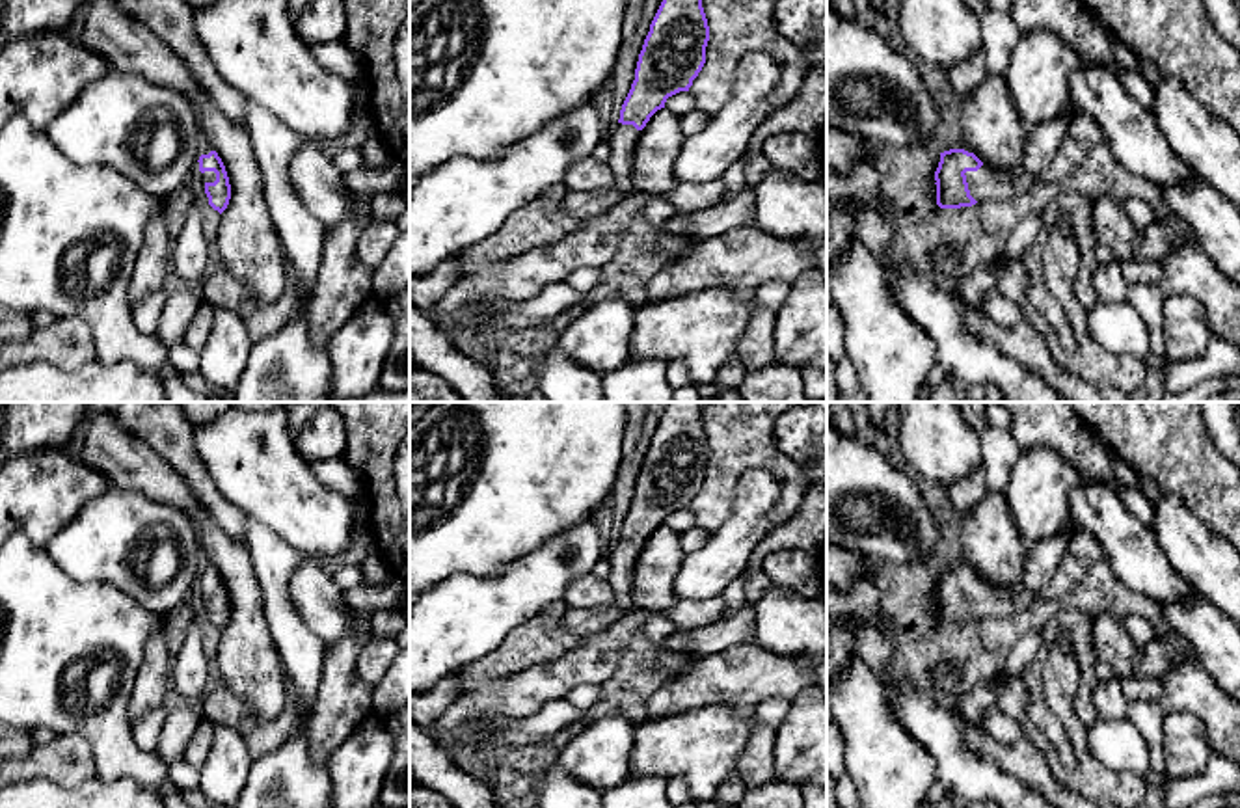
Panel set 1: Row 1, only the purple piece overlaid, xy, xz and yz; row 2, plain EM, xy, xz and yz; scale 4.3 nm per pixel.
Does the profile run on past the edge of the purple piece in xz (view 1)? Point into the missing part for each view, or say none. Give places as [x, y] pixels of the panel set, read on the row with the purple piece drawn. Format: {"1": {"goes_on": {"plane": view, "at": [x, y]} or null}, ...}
{"1": {"goes_on": {"plane": "xz", "at": [622, 142]}}}

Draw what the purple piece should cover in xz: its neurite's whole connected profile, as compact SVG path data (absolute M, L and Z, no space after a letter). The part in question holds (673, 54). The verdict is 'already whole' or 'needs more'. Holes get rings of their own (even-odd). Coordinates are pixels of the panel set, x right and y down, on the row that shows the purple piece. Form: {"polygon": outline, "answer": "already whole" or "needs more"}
{"polygon": "M663 0L639 54L635 80L622 104L618 127L605 141L611 147L607 166L614 186L603 190L568 190L562 209L590 220L633 192L633 155L650 117L665 108L668 97L689 91L706 63L709 26L702 0Z", "answer": "needs more"}

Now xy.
{"polygon": "M207 149L197 162L209 205L222 214L231 199L231 184L225 166L218 153L212 149Z", "answer": "needs more"}

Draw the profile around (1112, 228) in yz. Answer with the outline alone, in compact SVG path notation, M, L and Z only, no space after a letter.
M1091 197L1093 233L1117 261L1162 263L1173 249L1193 240L1192 229L1173 212L1152 220L1143 231L1136 229L1123 203L1110 197Z

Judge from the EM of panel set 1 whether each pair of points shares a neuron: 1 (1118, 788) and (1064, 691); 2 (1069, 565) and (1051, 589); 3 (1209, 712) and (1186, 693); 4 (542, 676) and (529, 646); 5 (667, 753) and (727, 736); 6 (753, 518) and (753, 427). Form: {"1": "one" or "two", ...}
{"1": "one", "2": "one", "3": "one", "4": "two", "5": "one", "6": "two"}

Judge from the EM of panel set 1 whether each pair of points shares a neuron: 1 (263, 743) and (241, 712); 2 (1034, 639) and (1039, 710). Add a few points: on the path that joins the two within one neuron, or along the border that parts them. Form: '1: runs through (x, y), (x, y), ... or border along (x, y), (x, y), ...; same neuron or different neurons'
1: runs through (257, 736), (242, 719); same neuron
2: border along (1039, 630), (1039, 650), (1017, 676); different neurons

